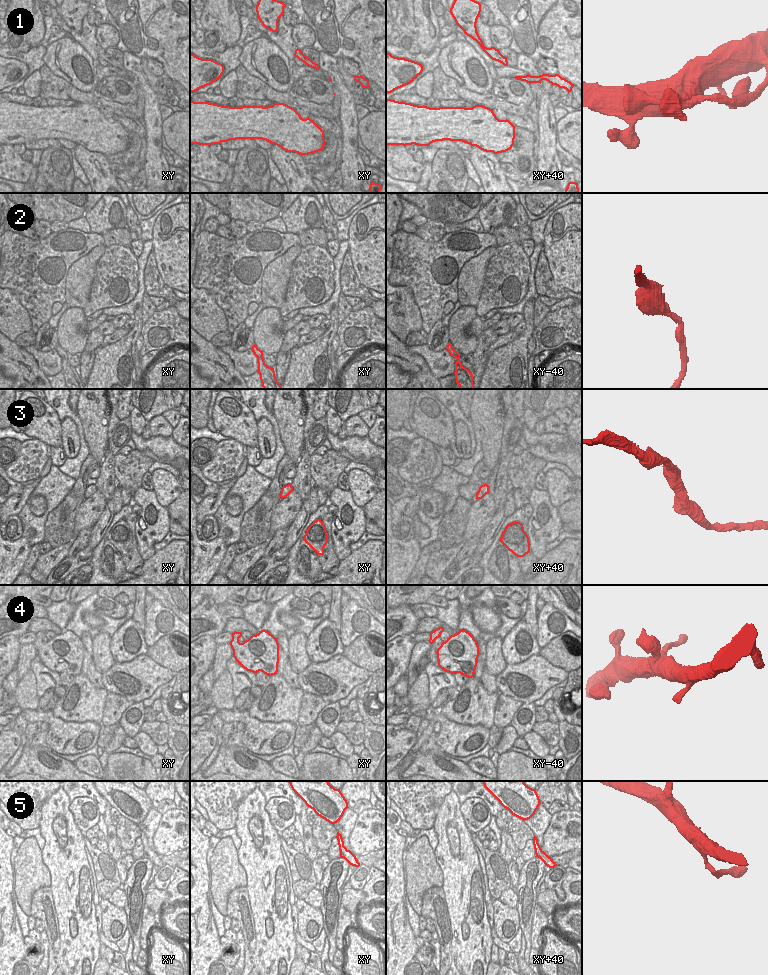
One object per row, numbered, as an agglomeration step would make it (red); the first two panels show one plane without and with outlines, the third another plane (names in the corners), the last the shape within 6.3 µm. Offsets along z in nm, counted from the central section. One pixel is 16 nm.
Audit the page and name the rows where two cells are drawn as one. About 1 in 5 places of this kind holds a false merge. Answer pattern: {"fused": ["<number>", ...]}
{"fused": []}

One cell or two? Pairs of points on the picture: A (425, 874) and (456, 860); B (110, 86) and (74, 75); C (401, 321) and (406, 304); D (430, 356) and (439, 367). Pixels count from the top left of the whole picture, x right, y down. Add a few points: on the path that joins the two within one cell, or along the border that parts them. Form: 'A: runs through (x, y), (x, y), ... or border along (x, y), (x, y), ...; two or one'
A: border along (433, 852), (442, 873), (442, 886); two
B: border along (99, 82), (95, 88); two
C: runs through (403, 317), (405, 315), (405, 308); one
D: runs through (433, 359), (438, 364); one

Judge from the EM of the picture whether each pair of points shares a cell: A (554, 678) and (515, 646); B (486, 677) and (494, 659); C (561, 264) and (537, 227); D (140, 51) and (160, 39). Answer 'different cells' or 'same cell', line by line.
A: different cells
B: different cells
C: different cells
D: different cells

